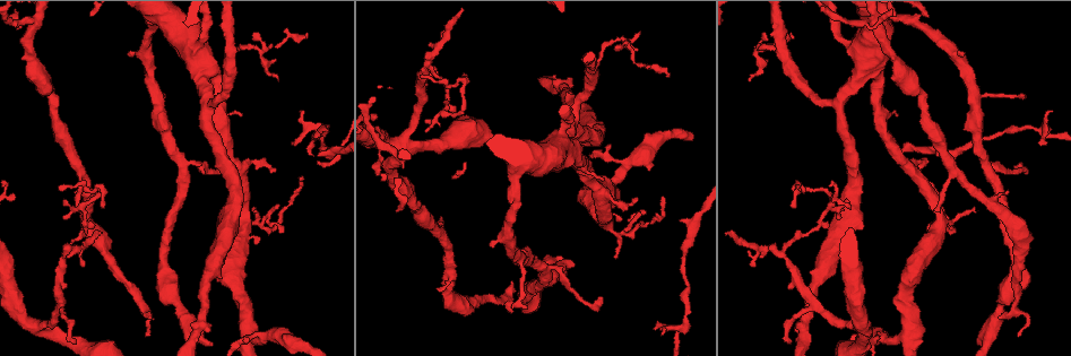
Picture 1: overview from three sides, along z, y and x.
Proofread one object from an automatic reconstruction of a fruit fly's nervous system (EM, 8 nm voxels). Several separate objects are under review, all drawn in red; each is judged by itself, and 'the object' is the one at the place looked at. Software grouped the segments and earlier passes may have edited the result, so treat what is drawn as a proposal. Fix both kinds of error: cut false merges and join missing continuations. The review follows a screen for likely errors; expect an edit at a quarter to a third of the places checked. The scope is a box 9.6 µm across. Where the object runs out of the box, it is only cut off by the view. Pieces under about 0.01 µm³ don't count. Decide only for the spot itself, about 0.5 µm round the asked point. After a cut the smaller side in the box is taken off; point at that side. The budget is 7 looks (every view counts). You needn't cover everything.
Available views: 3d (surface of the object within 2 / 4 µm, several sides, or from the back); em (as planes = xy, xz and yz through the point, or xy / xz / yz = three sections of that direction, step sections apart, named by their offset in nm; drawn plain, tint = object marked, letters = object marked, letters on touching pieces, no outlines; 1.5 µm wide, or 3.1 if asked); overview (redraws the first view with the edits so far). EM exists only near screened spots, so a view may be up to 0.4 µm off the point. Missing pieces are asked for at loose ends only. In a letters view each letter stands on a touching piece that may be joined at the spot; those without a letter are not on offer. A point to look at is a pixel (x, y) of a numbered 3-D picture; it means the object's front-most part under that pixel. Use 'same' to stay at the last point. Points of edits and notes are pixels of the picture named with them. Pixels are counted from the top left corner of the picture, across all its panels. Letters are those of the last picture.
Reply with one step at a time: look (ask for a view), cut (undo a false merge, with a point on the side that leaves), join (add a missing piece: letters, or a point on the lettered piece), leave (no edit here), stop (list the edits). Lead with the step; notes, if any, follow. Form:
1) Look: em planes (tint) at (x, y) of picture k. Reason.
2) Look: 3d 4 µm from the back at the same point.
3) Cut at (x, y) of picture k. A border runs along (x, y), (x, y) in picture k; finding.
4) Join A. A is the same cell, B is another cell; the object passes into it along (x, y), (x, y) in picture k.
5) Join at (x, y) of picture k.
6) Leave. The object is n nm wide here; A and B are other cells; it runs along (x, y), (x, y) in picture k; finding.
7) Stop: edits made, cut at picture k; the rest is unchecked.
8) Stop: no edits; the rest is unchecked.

Look: 3d 2 µm at (149, 316) of picture 1. Branch stops here.

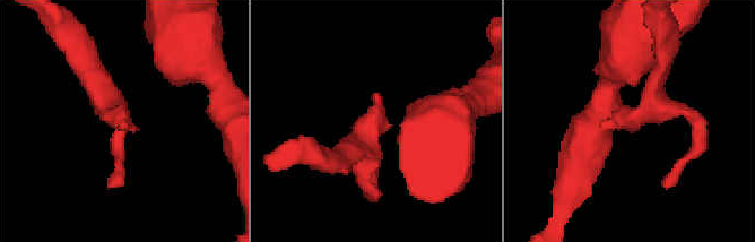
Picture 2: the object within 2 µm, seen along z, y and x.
Look: em planes (letters) at (376, 94) of picture 2. Shape alone is not enough.

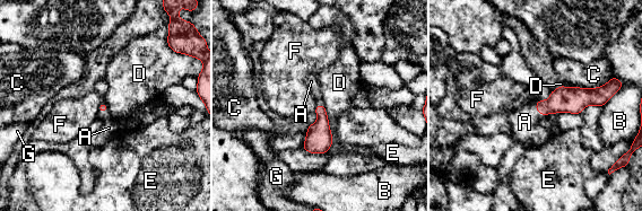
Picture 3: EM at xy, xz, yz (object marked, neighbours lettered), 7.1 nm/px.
Join at (525, 122) of picture 3. A is the same cell, B, C, D, E, F and G are other cells; the object passes into it along (563, 99), (538, 111), (525, 122) in picture 3; it goes on there.

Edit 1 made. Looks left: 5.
Look: overview.

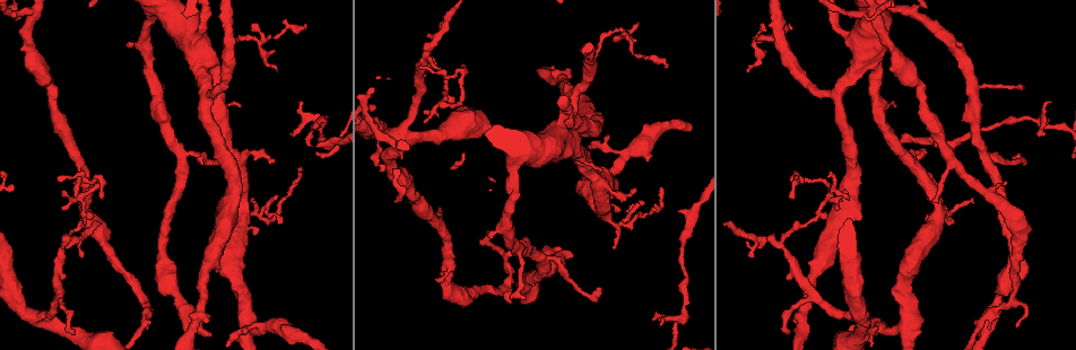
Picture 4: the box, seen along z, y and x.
Look: em planes (tint) at (661, 325) of picture 4. Branch stops here.

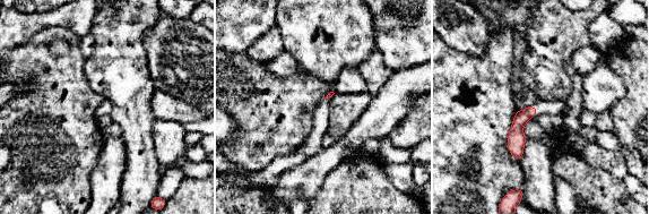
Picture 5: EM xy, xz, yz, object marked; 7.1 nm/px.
Look: em planes (letters) at the same point.

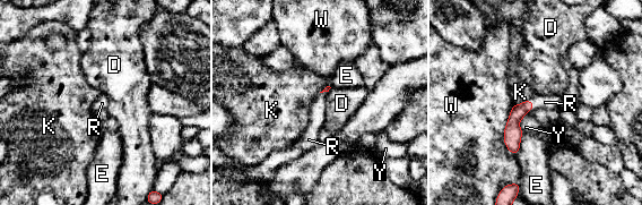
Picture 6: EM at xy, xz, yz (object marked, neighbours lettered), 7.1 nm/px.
Join at (540, 102) of picture 6. R is the same cell, D, E, K, W and Y are other cells; the neuron continues.

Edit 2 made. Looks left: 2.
Look: em planes (letters) at (615, 40) of picture 4. Thin end.

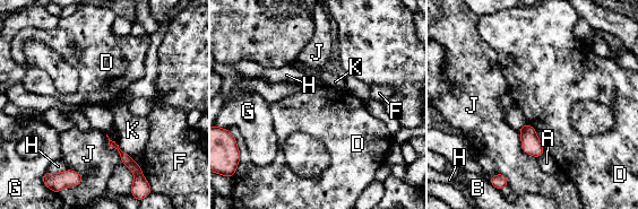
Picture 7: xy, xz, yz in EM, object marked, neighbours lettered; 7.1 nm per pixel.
Leave. A, B, D, F, G, H, J and K are other cells; it runs along (112, 144), (137, 171), (141, 194) in picture 7; no lettered piece goes on from it.

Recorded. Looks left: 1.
Stop: edits made, join at picture 3, join at picture 6; the rest is unchecked.

